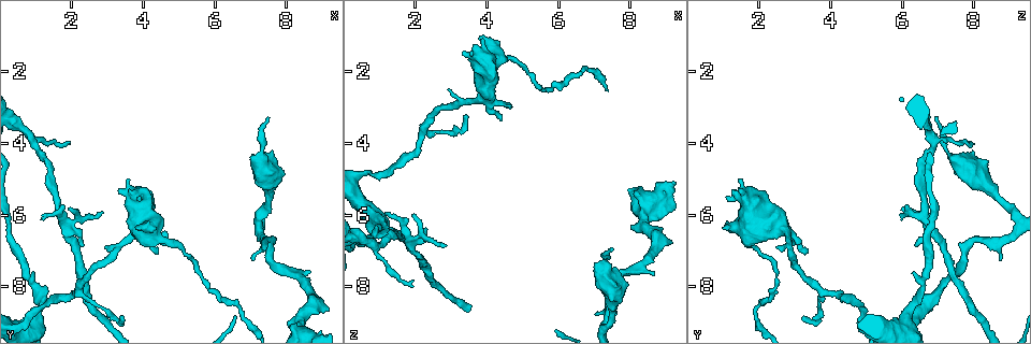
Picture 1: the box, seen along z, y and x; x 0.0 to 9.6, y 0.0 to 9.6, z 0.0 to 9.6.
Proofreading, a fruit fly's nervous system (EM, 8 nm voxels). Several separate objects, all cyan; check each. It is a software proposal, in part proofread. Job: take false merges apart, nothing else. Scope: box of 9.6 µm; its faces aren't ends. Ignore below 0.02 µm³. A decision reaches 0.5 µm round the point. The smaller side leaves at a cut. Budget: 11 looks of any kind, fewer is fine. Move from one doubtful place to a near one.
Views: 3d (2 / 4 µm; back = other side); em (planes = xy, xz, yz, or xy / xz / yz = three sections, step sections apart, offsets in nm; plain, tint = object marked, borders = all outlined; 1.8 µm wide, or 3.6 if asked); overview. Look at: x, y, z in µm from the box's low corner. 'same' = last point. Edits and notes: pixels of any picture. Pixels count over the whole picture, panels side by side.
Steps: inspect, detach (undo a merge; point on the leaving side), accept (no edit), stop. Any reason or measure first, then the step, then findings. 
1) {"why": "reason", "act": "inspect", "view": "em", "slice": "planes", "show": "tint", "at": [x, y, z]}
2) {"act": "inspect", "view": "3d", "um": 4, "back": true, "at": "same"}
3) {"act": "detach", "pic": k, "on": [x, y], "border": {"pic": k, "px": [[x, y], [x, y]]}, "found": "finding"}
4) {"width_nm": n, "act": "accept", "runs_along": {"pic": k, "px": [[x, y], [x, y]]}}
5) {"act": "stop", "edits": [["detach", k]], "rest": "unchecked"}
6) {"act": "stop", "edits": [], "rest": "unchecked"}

{"why": "calibre changes", "act": "inspect", "view": "em", "um": 3.6, "slice": "planes", "show": "tint", "at": [7.30, 4.45, 7.55]}

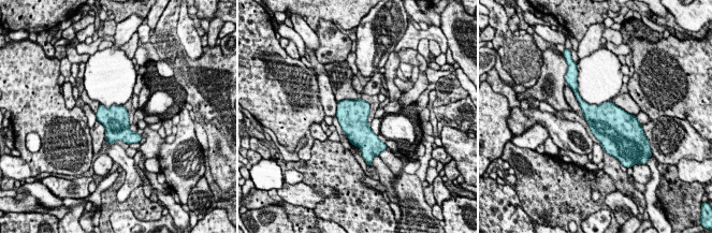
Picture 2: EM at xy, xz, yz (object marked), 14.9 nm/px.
{"act": "accept", "found": "one cell here"}

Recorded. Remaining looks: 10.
{"why": "sharp bend", "act": "inspect", "view": "em", "slice": "xz", "step": 8, "show": "tint", "at": [7.60, 6.75, 8.00]}

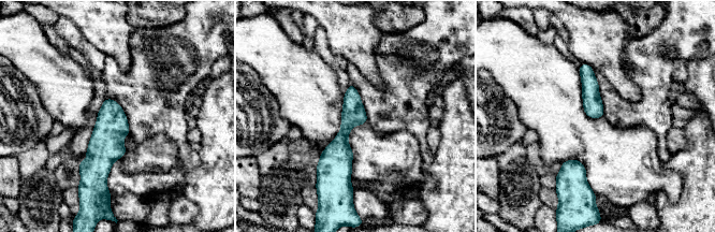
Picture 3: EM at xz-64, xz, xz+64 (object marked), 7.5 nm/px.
{"why": "another direction", "act": "inspect", "view": "em", "slice": "planes", "show": "tint", "at": "same"}

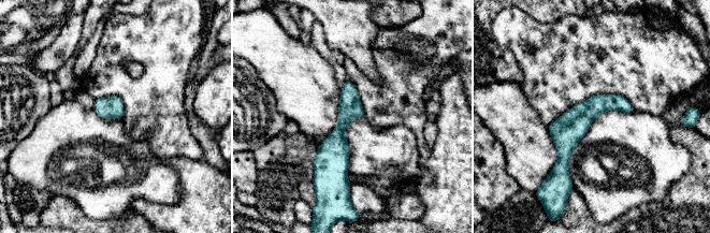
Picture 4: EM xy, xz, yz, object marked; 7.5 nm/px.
{"act": "accept", "runs_along": {"pic": 4, "px": [[348, 83], [341, 178]]}, "found": "one cell here"}

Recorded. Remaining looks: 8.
{"why": "sudden change in width", "act": "inspect", "view": "3d", "um": 2, "at": [3.80, 6.50, 2.80]}

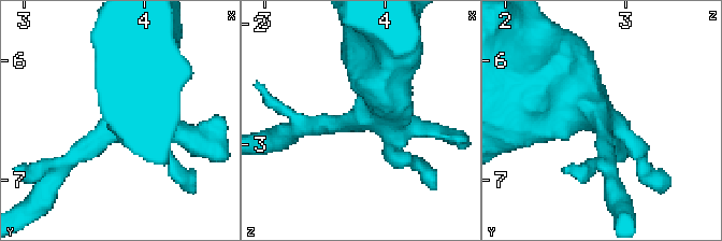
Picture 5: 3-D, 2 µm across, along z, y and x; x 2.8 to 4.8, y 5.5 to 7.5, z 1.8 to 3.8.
{"why": "now the EM", "act": "inspect", "view": "em", "slice": "xz", "step": 8, "show": "plain", "at": [3.72, 6.54, 2.80]}

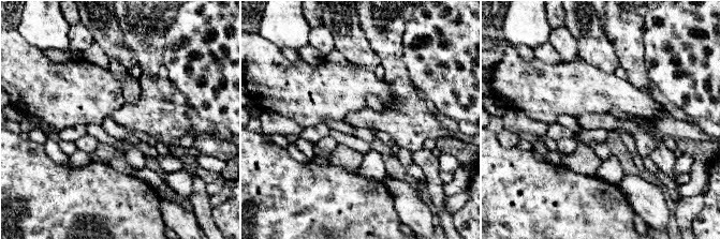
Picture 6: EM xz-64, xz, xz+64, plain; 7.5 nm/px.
{"why": "where the object lies", "act": "inspect", "view": "em", "slice": "xz", "step": 8, "show": "tint", "at": "same"}

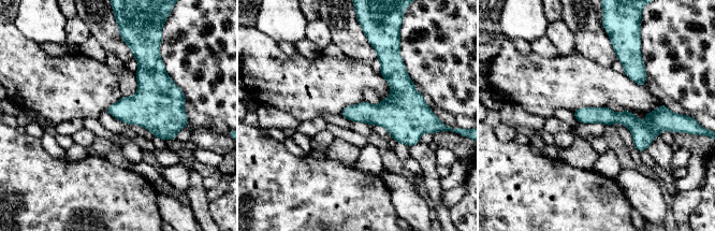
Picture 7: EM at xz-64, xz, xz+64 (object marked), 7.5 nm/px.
{"width_nm": 130, "act": "accept", "runs_along": {"pic": 7, "px": [[577, 112], [661, 124]]}, "found": "one cell here"}

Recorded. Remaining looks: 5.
{"why": "arms part here", "act": "inspect", "view": "3d", "um": 2, "at": [2.15, 8.05, 3.70]}

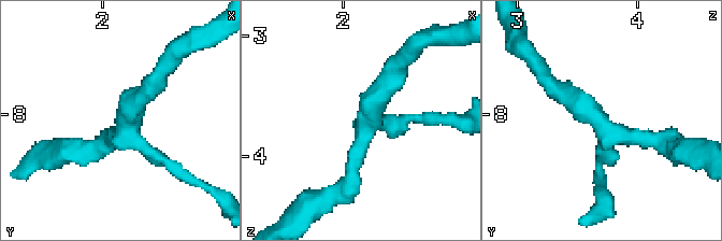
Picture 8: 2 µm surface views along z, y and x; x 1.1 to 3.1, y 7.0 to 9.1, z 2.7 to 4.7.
{"act": "inspect", "view": "em", "slice": "planes", "show": "tint", "at": [2.20, 8.10, 3.70]}

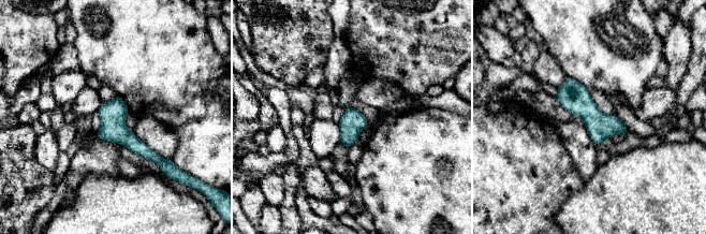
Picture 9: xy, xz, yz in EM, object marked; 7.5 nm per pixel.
{"act": "accept", "runs_along": {"pic": 9, "px": [[104, 105], [136, 146], [160, 160]]}, "found": "all the same cell"}

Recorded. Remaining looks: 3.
{"act": "stop", "edits": [], "rest": "unchecked"}

